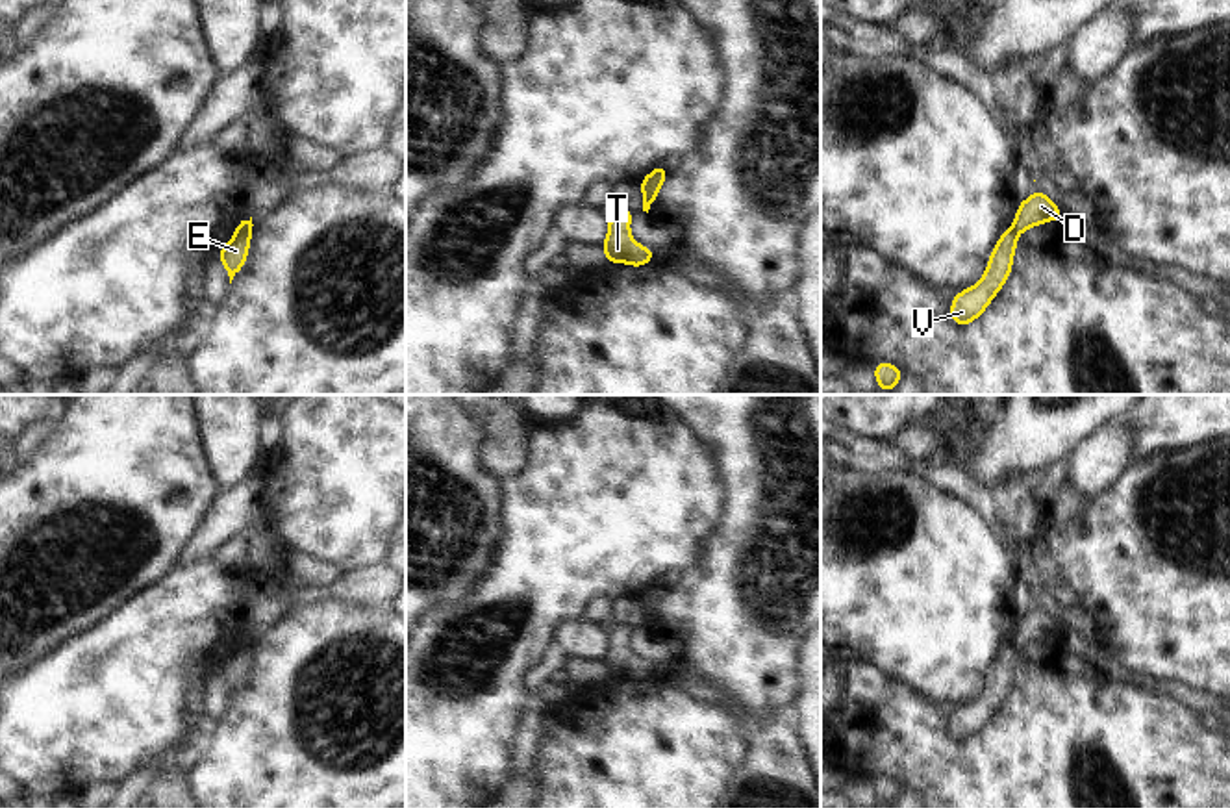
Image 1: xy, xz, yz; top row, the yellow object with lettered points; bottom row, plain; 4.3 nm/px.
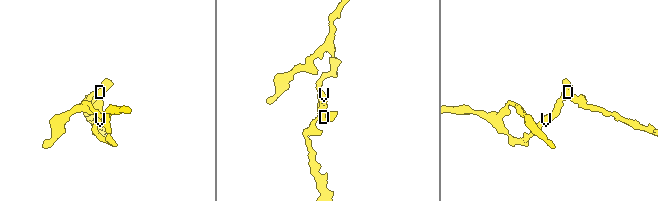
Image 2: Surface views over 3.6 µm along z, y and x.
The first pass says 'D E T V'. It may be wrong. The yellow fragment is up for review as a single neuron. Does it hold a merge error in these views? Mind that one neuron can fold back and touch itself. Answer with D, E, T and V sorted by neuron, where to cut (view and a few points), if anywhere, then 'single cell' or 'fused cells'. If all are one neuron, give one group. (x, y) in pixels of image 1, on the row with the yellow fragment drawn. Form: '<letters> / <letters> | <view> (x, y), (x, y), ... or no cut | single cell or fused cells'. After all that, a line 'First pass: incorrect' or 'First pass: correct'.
D T / E V | xy (251, 230), (236, 236) | fused cells
First pass: incorrect

